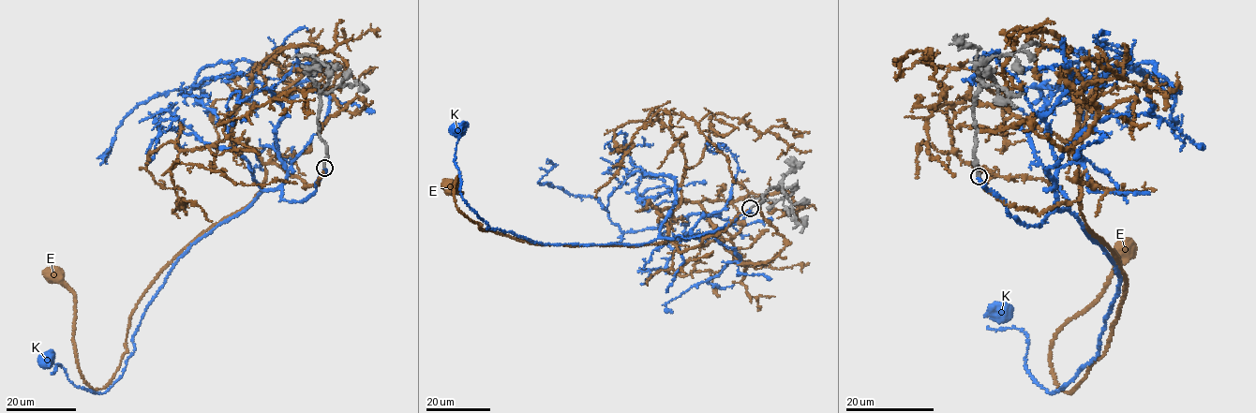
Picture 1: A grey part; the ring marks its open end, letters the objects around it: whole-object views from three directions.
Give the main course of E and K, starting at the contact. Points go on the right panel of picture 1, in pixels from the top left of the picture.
E: (979, 176), (1040, 213), (1082, 181), (1084, 222), (1117, 258), (1111, 338), (1060, 390), (1056, 331), (1125, 248)
K: (979, 177), (1027, 225), (1066, 207), (1120, 276), (1098, 353), (1050, 392), (1004, 312)

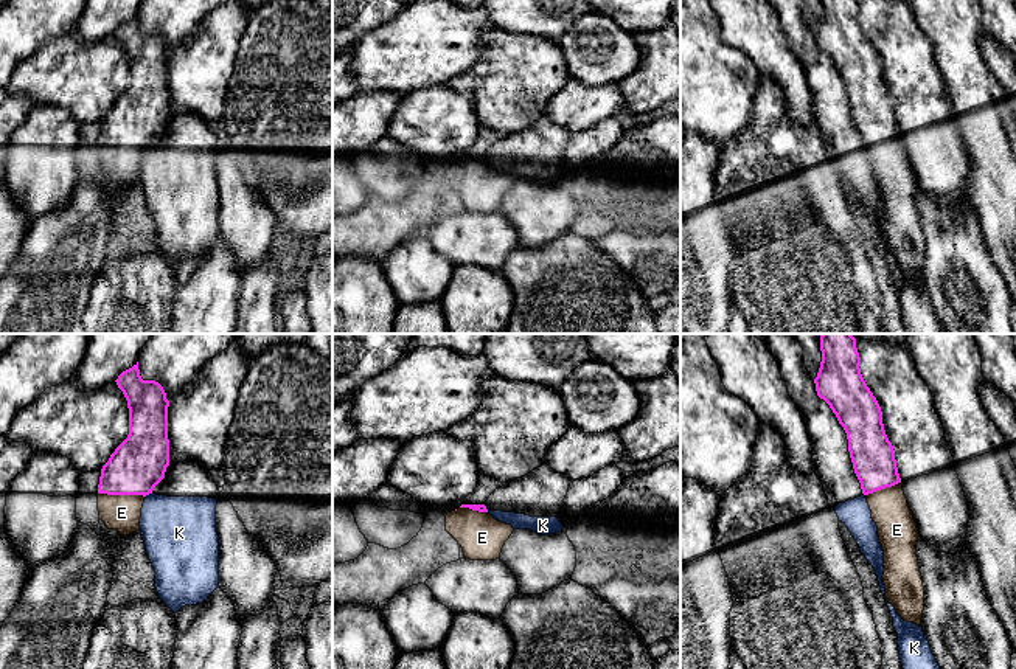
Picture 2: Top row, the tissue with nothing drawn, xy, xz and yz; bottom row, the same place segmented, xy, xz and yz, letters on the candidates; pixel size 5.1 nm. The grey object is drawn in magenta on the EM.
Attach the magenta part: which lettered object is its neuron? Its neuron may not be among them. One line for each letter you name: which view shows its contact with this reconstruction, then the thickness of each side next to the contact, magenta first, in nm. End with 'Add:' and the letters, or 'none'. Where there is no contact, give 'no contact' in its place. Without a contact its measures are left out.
E: xy | 280/190 nm
Add: E

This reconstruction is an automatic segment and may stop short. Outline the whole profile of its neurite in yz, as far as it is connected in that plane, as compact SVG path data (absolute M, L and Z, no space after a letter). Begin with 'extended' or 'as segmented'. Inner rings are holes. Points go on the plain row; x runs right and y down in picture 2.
extended; M858 0L820 3L816 43L847 85L853 121L884 203L886 250L904 273L921 279L924 239L915 200L920 186L884 82L881 59L861 26Z

